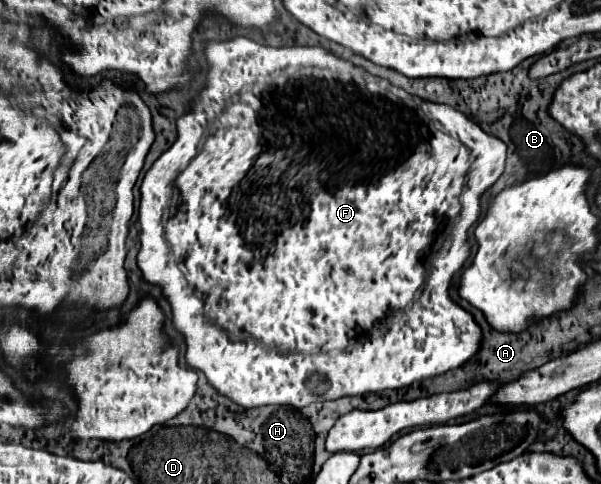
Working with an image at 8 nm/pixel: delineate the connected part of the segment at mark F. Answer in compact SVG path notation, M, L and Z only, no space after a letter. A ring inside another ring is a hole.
M232 37L226 41L206 41L204 55L208 61L206 85L194 99L190 111L178 117L178 135L174 145L170 145L170 149L166 149L146 173L140 187L142 199L138 217L138 267L144 279L150 285L158 285L170 303L172 327L184 337L186 343L186 363L192 369L202 371L220 395L240 407L252 409L264 405L286 405L302 409L316 401L324 403L340 397L408 387L416 381L444 375L446 371L470 361L470 357L474 357L474 353L482 347L482 331L474 317L452 301L450 285L470 255L468 229L480 217L480 197L504 173L506 143L482 131L472 119L454 107L430 103L418 95L410 95L400 87L394 87L390 81L374 77L362 67L338 59L322 47L270 47L248 37ZM320 355L330 357L326 367L316 365L320 363Z

